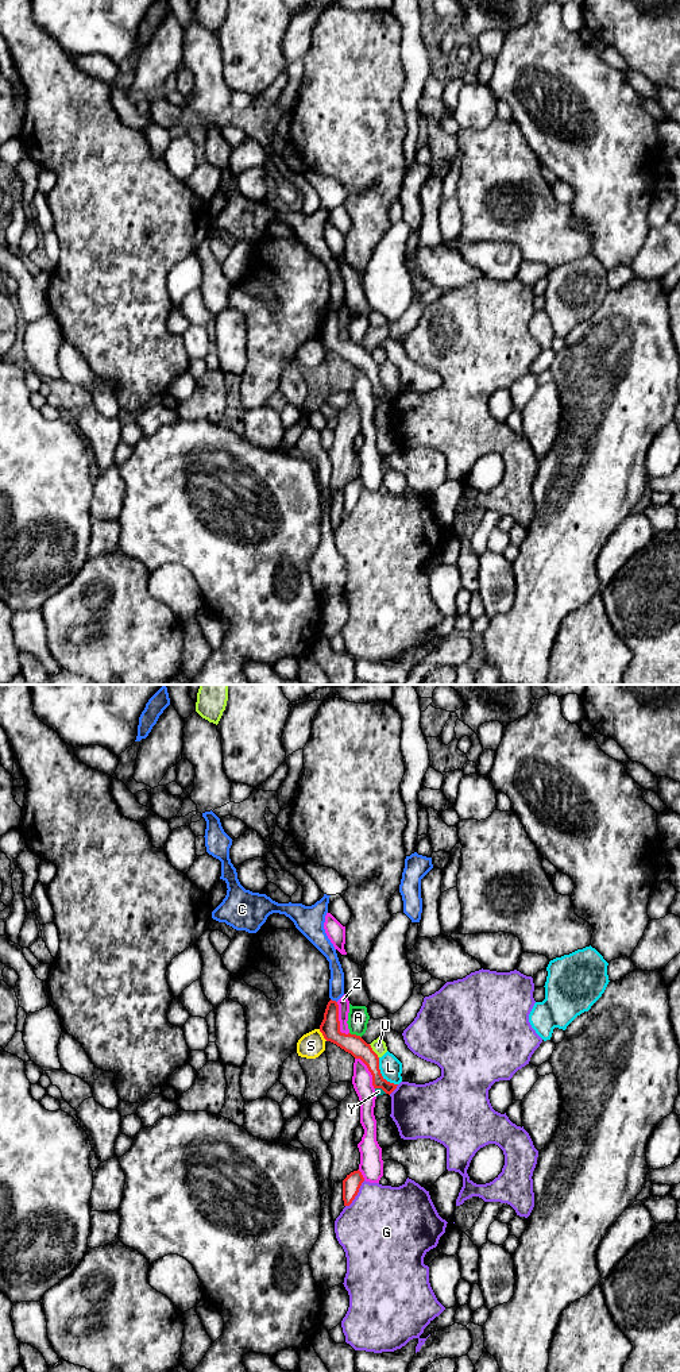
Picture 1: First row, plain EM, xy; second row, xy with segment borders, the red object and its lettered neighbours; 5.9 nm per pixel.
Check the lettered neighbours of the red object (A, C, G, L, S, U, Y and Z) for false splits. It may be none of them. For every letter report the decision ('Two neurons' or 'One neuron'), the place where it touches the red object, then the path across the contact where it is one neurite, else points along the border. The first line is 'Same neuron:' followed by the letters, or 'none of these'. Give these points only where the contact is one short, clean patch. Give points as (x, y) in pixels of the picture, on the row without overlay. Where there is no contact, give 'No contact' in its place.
Same neuron: none of these
A: Two neurons. Touches red at xy (355, 343)
C: Two neurons. Touches red at xy (333, 309). Boundary: xy (331, 307), (336, 311)
G: Two neurons. Touches red at xy (356, 503)
L: Two neurons. Touches red at xy (381, 382)
S: Two neurons. Touches red at xy (323, 343). Boundary: xy (319, 338), (327, 349)
U: Two neurons. Touches red at xy (373, 359). Boundary: xy (369, 353), (378, 366)
Y: Two neurons. Touches red at xy (381, 396). Boundary: xy (375, 396), (386, 401)
Z: Two neurons. Touches red at xy (337, 328)

